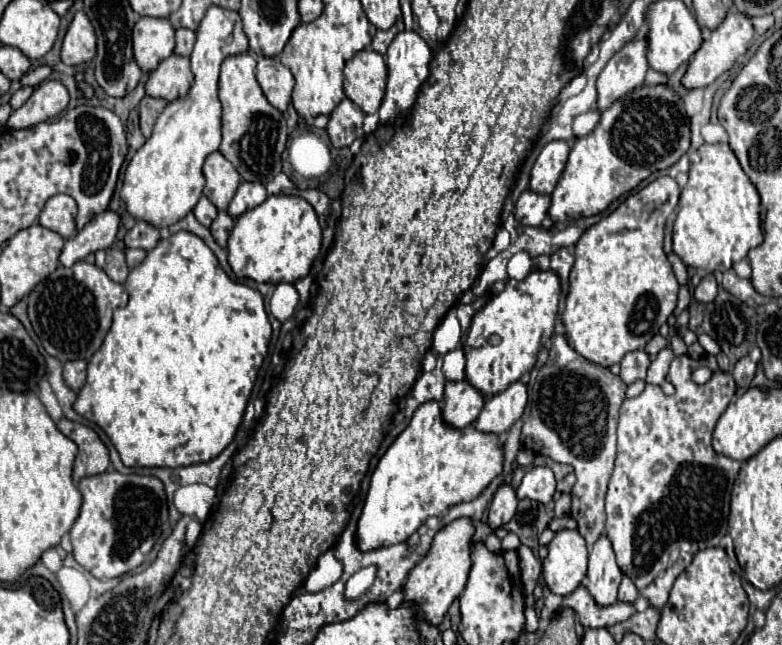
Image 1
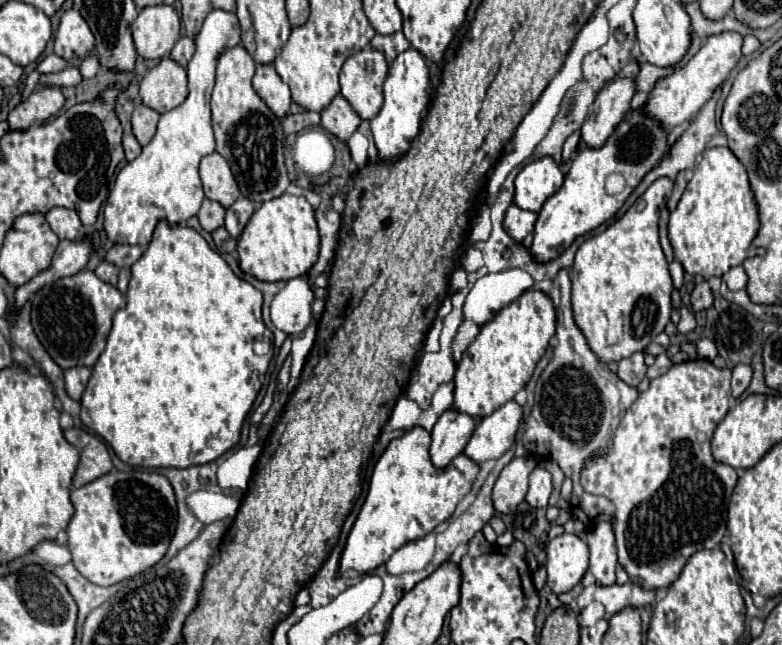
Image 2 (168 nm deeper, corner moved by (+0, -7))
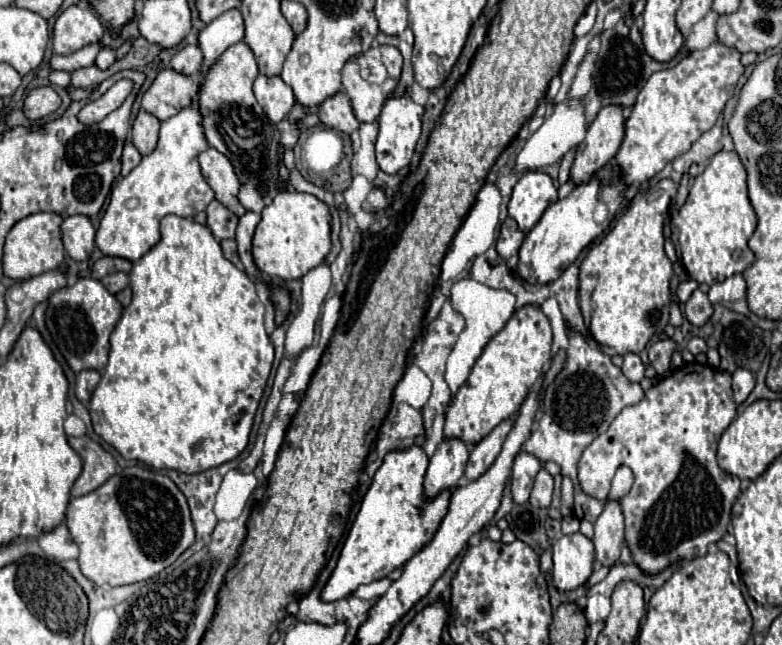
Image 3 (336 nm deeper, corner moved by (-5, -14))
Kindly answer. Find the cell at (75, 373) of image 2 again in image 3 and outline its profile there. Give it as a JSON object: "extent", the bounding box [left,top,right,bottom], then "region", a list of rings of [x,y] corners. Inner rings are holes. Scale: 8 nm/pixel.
{"extent":[76,370,100,404],"region":[[[82,370],[76,376],[76,398],[82,404],[88,404],[98,382],[100,382],[100,372],[96,372],[96,370]]]}

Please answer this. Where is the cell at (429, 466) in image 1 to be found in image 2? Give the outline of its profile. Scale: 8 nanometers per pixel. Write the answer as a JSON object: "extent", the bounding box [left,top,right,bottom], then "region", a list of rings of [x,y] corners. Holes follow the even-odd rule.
{"extent":[341,425,479,573],"region":[[[421,425],[409,429],[403,437],[393,439],[375,465],[371,489],[349,533],[341,555],[341,569],[371,573],[383,565],[403,543],[415,541],[431,533],[439,523],[447,521],[457,503],[473,489],[479,465],[465,453],[457,455],[447,467],[437,469],[429,457],[431,433]]]}

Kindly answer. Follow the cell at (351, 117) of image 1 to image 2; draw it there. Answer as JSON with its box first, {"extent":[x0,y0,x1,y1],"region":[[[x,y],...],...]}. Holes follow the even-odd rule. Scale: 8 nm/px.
{"extent":[321,95,361,143],"region":[[[337,95],[329,107],[321,111],[321,125],[325,131],[335,135],[339,141],[347,143],[349,137],[357,131],[361,125],[361,117],[353,111],[349,101],[345,101],[341,95]]]}

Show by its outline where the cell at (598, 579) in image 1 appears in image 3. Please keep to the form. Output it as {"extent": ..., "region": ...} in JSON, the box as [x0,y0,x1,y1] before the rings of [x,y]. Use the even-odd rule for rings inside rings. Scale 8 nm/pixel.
{"extent":[592,500,624,566],"region":[[[606,500],[602,514],[594,524],[592,542],[596,548],[596,560],[600,564],[614,566],[618,562],[624,542],[624,516],[618,500]]]}

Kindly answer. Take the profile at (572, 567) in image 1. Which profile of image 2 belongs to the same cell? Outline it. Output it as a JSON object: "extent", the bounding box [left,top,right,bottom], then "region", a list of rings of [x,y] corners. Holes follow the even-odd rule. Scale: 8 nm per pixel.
{"extent":[547,533,589,593],"region":[[[563,533],[549,541],[547,545],[547,585],[553,593],[571,591],[587,573],[589,549],[577,537]]]}

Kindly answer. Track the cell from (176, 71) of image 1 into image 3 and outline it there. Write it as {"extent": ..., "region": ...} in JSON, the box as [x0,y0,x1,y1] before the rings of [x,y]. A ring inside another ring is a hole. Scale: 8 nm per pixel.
{"extent":[142,66,198,122],"region":[[[170,66],[160,70],[152,86],[142,96],[142,108],[154,114],[160,122],[166,122],[182,108],[190,106],[198,96],[198,84],[180,72],[174,72]]]}

